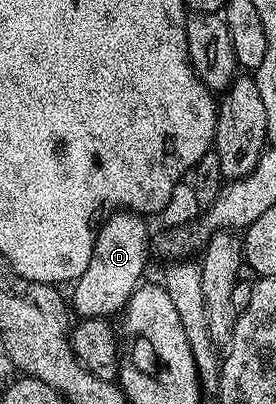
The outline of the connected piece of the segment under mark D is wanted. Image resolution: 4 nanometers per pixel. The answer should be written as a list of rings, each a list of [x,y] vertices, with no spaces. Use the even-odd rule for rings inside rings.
[[[118,210],[98,227],[91,262],[87,262],[87,270],[83,270],[83,274],[72,285],[71,308],[78,317],[87,320],[116,317],[142,283],[141,275],[149,260],[149,248],[151,252],[149,228],[145,220],[144,215]]]

